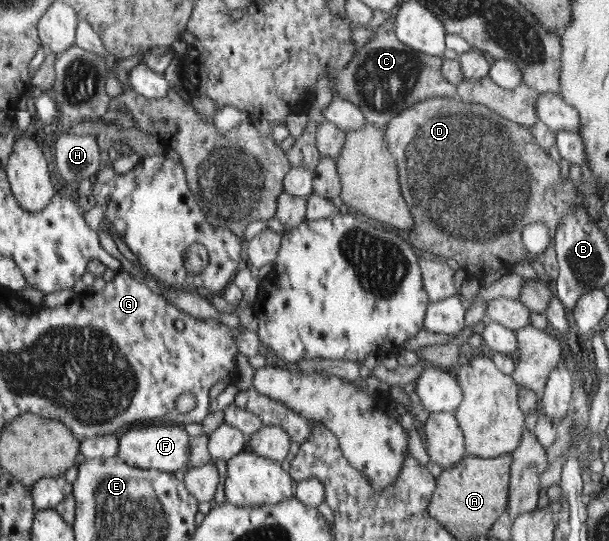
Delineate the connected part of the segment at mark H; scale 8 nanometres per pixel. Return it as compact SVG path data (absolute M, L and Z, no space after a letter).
M63 133L55 146L57 173L65 186L72 187L91 181L99 172L100 147L95 135Z

